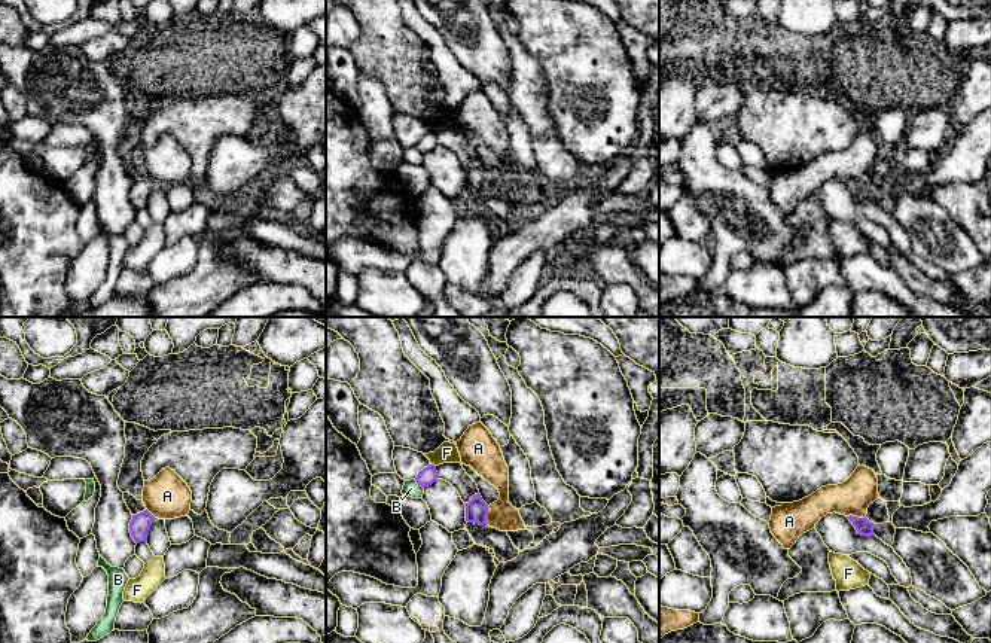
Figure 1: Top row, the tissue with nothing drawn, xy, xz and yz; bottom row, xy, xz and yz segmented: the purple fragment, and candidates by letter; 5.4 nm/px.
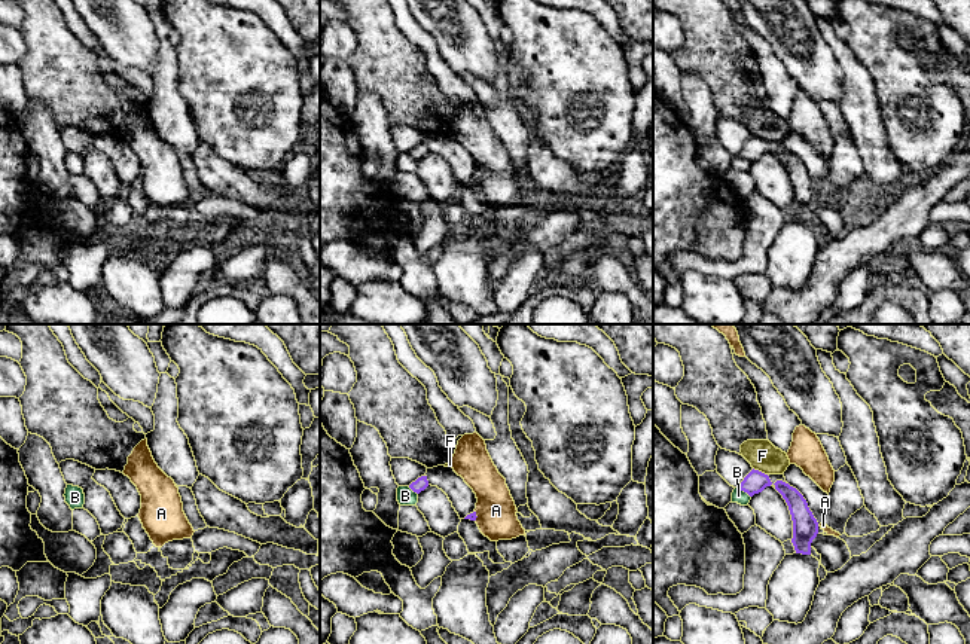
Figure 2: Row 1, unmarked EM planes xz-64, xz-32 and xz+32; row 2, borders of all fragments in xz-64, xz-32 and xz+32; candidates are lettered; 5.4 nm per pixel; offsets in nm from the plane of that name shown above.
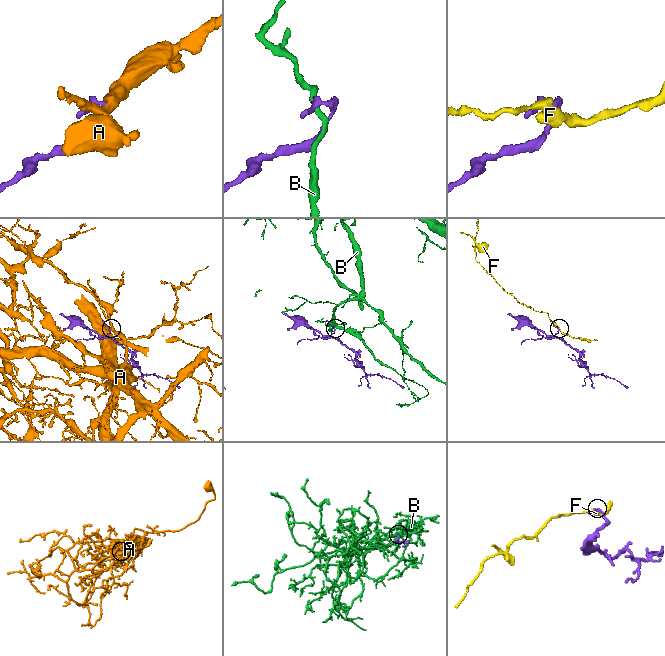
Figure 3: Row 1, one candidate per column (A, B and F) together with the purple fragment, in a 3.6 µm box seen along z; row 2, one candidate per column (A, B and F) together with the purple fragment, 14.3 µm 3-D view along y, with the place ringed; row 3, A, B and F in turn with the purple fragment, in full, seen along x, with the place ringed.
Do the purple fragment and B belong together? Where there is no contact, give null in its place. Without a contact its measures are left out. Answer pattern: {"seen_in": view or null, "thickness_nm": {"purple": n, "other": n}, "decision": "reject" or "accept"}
{"seen_in": "xz", "thickness_nm": {"purple": 90, "other": 90}, "decision": "reject"}

